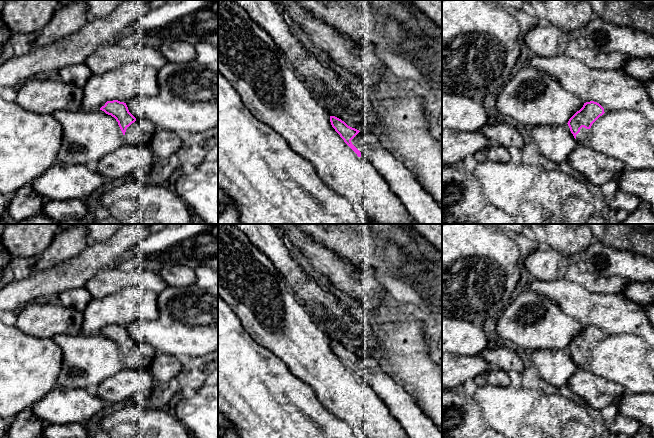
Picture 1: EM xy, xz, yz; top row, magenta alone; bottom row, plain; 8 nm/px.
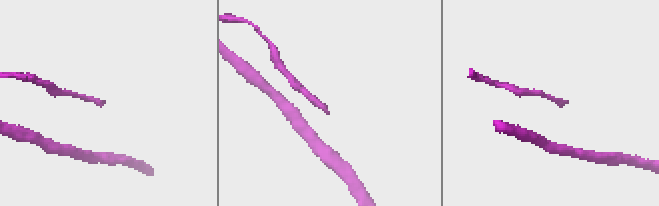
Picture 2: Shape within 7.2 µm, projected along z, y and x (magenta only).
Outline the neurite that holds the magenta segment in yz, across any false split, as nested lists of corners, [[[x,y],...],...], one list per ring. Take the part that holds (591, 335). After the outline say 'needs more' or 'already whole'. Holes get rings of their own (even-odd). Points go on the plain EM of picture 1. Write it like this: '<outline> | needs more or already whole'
[[[597,326],[584,327],[568,345],[568,350],[578,368],[587,368],[589,353],[604,338],[604,332]]] | needs more

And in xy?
[[[118,324],[107,325],[100,334],[116,343],[124,359],[125,367],[128,369],[148,369],[151,361],[157,355],[149,345],[144,343],[137,345],[124,326]]] | needs more

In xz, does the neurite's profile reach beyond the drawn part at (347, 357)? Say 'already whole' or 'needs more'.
needs more

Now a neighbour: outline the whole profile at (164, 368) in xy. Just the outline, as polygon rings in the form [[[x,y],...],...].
[[[156,355],[149,370],[156,382],[168,382],[177,377],[182,370],[183,360],[171,355]]]

